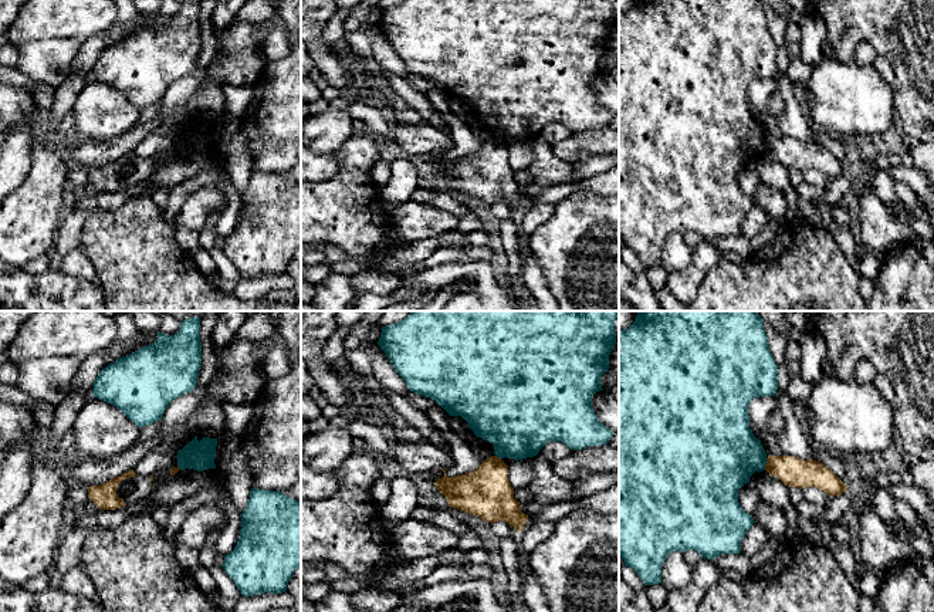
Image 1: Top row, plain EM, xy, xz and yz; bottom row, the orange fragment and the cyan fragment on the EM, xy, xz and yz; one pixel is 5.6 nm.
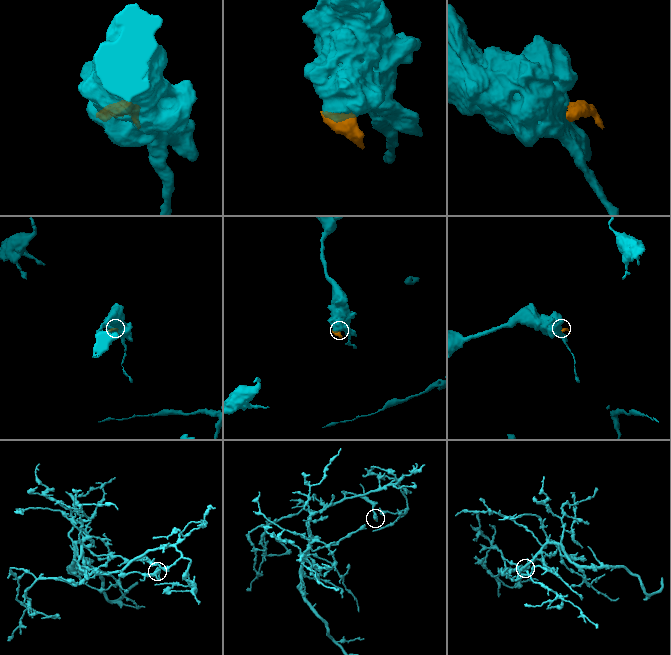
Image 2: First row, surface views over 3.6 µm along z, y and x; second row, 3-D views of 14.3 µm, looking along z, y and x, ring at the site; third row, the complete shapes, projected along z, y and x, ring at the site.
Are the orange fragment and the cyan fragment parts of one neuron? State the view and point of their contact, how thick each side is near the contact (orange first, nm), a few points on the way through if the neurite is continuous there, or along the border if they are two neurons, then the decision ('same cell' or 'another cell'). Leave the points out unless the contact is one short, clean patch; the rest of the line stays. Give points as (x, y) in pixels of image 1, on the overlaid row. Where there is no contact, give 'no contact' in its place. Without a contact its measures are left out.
contact yz (765, 465); calibres 170 and 400 nm; border yz (767, 459), (762, 469); another cell

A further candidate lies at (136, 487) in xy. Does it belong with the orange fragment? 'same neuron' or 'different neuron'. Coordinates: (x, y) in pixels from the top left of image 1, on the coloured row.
same neuron

